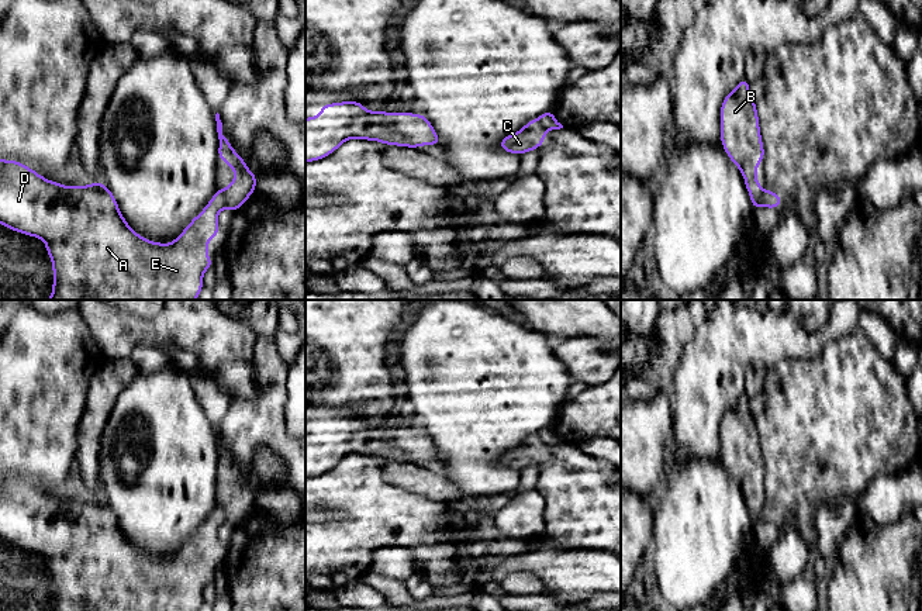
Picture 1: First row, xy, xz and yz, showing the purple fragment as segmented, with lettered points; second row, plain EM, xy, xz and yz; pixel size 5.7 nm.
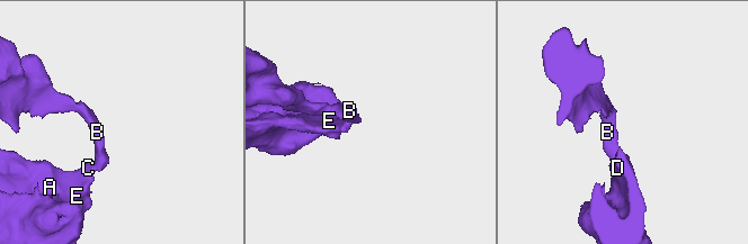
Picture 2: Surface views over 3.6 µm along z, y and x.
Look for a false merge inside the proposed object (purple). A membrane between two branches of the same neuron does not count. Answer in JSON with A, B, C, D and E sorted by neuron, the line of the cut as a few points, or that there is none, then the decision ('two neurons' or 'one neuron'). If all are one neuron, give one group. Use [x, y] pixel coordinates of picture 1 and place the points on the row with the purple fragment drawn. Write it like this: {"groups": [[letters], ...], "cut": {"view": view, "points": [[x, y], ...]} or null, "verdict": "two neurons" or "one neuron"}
{"groups": [["A", "C", "D", "E"], ["B"]], "cut": {"view": "xy", "points": [[218, 190], [224, 197], [225, 206]]}, "verdict": "two neurons"}

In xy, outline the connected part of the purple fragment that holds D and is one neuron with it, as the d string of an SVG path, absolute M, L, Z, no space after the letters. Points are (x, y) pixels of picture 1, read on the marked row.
M0 159L0 224L45 242L53 267L53 293L46 300L196 300L204 287L204 272L214 266L207 245L218 235L217 215L224 207L225 197L217 191L173 242L159 244L142 238L127 224L114 194L101 182L62 186L18 160Z

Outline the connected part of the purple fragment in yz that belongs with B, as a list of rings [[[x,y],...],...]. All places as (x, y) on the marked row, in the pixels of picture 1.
[[[747,77],[740,80],[736,87],[728,93],[721,106],[721,142],[729,159],[739,168],[743,175],[753,210],[762,207],[764,190],[759,186],[756,169],[764,159],[764,148],[760,137],[759,115],[756,103],[749,93],[750,82]]]

